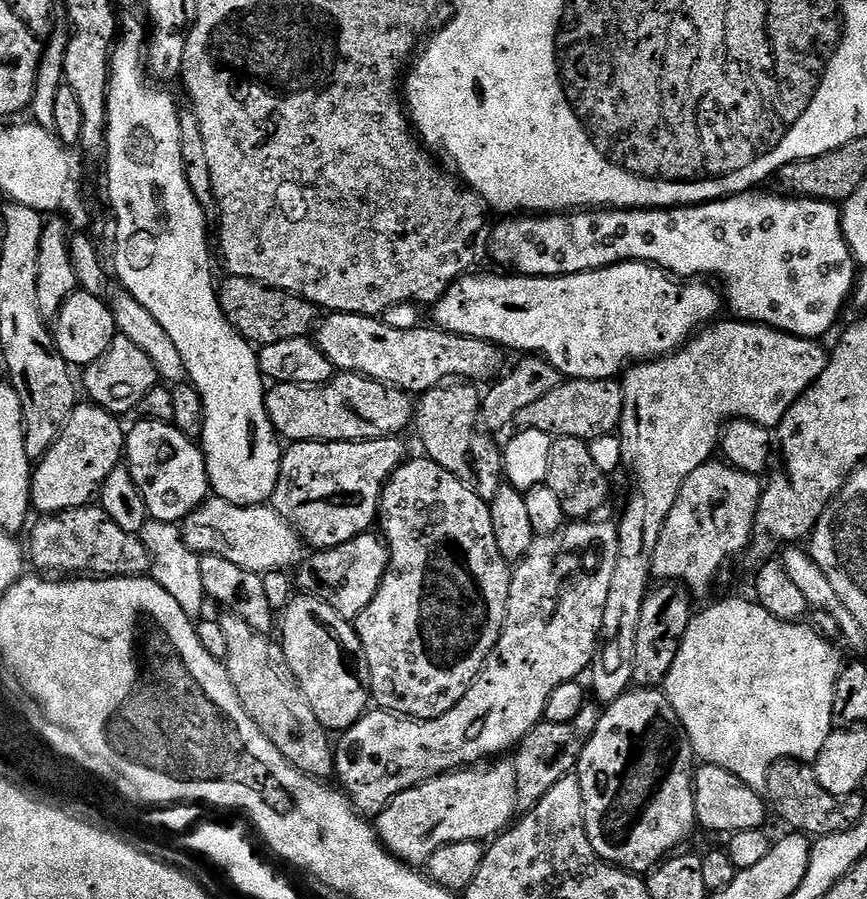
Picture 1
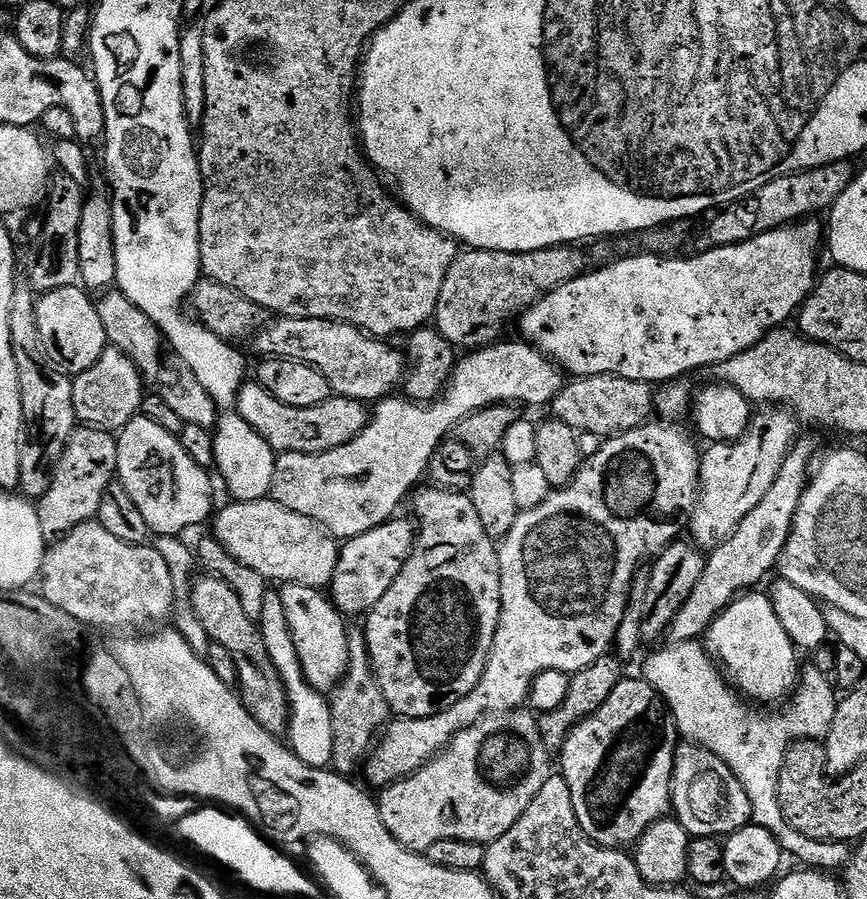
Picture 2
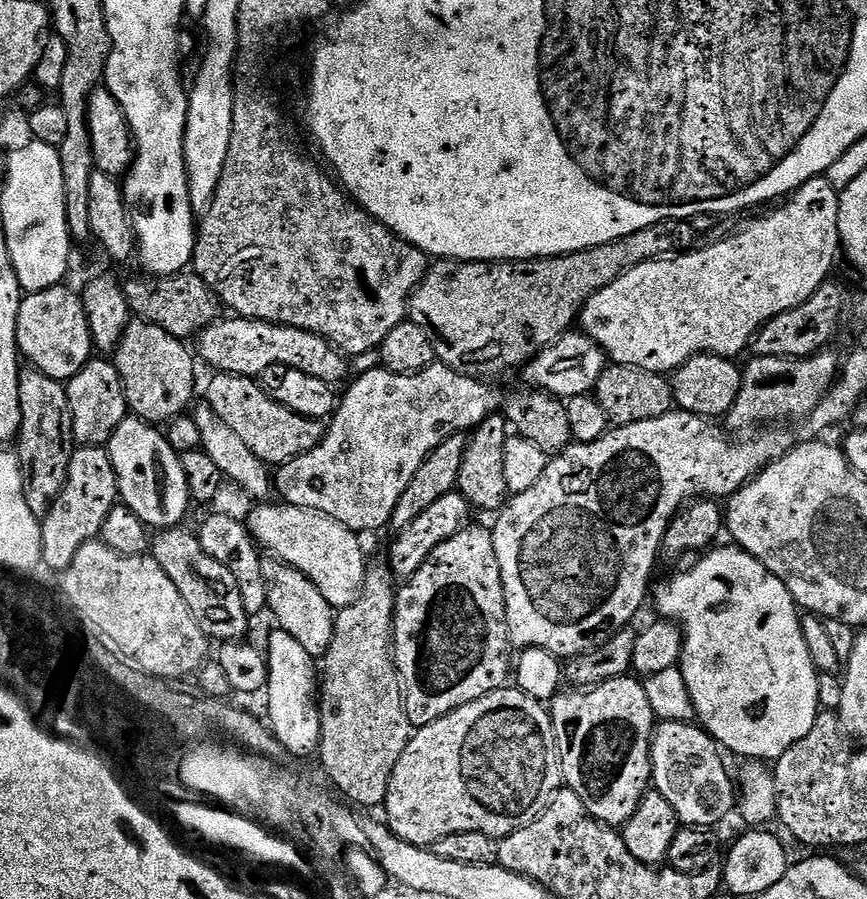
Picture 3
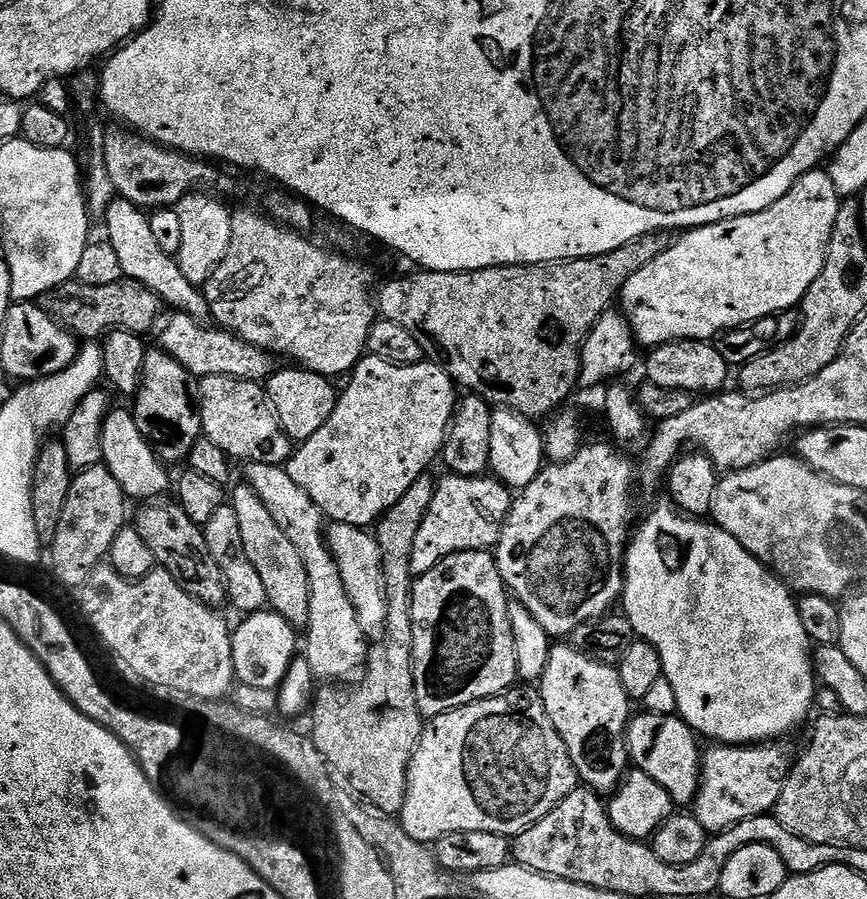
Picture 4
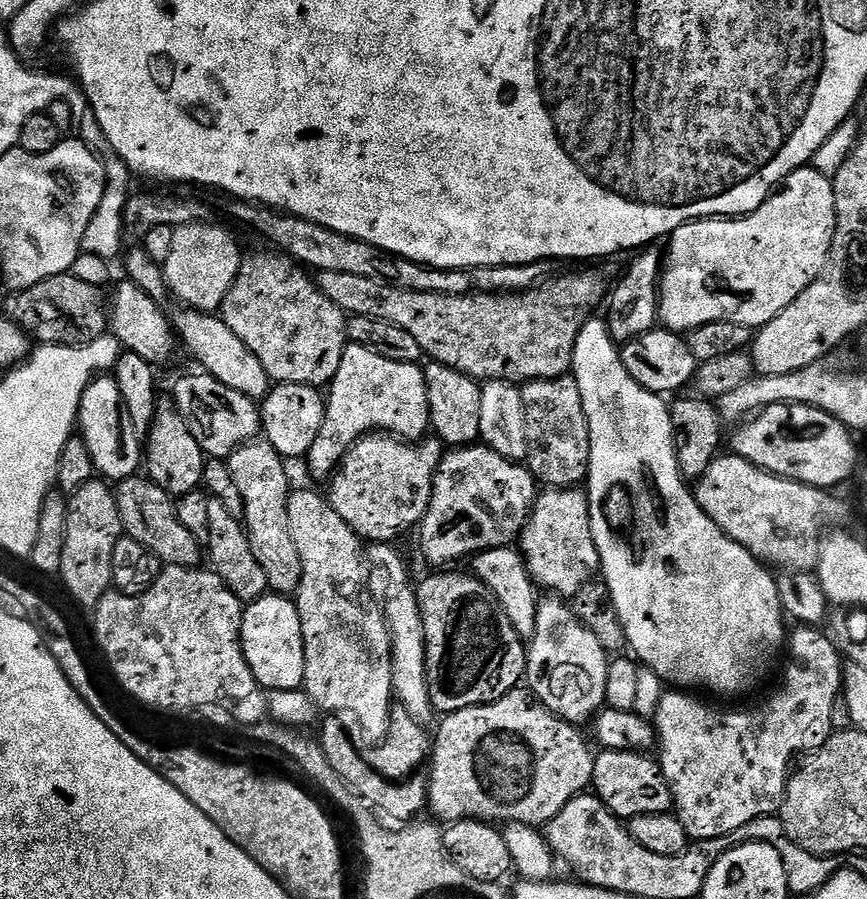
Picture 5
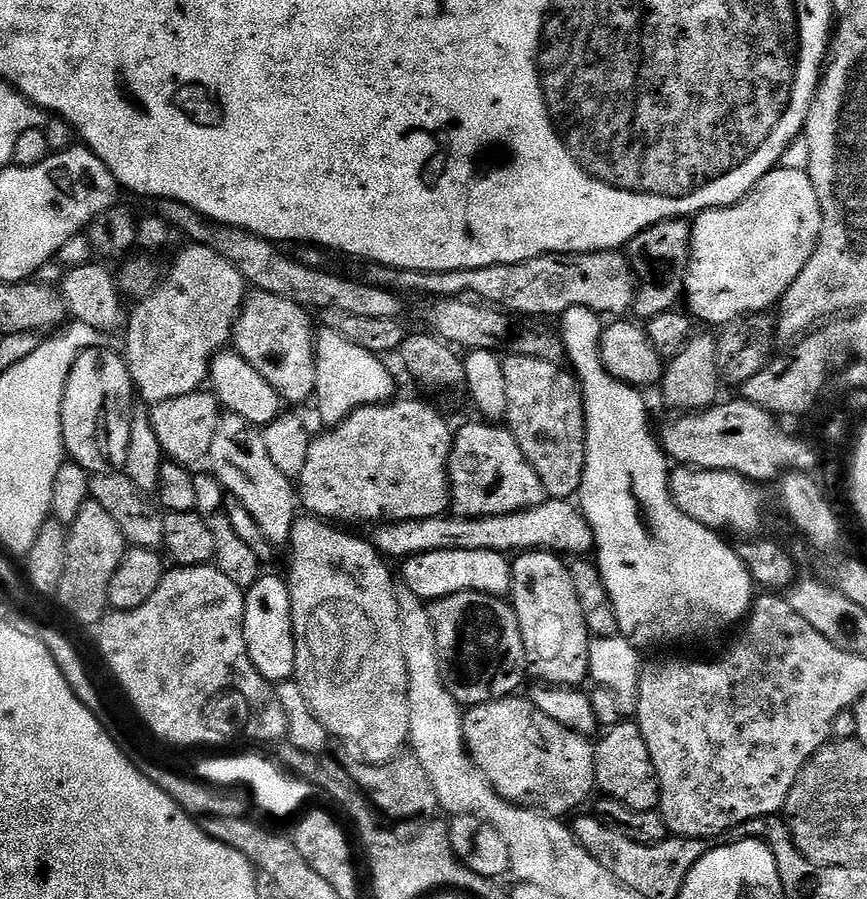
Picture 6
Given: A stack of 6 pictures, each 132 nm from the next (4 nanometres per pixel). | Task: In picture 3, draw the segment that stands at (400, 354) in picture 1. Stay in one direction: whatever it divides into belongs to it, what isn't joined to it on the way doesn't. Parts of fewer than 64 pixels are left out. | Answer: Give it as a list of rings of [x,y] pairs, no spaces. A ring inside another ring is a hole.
[[[233,315],[228,319],[232,320],[227,318],[217,320],[215,324],[205,328],[198,337],[199,359],[216,368],[212,370],[217,373],[260,378],[266,370],[270,370],[270,366],[281,364],[287,368],[302,370],[302,374],[310,374],[310,378],[322,378],[322,382],[333,386],[340,386],[340,383],[343,385],[349,379],[349,361],[344,353],[335,348],[332,341],[318,334],[285,324],[251,320],[245,316]]]

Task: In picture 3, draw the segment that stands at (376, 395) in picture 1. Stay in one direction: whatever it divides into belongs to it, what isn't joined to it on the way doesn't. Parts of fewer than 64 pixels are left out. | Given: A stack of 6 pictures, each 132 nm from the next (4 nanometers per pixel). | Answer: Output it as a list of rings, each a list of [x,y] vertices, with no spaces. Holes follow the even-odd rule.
[[[225,372],[213,375],[208,384],[206,403],[222,418],[230,430],[250,446],[259,460],[269,466],[279,466],[314,450],[324,440],[326,424],[323,420],[311,420],[302,414],[294,414],[286,406],[274,402],[265,394],[263,387],[251,376],[231,376]]]

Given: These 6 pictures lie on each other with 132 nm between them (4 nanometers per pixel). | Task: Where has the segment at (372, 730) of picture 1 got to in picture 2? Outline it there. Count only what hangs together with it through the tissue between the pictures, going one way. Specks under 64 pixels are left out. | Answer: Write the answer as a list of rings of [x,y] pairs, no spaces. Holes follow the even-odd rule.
[[[647,422],[639,428],[630,429],[629,432],[607,437],[603,441],[601,449],[598,450],[598,454],[589,456],[583,461],[575,478],[569,484],[552,490],[541,505],[520,511],[514,522],[514,530],[510,530],[510,534],[506,534],[506,538],[499,541],[498,544],[500,554],[500,621],[496,627],[494,642],[490,646],[486,670],[482,674],[478,686],[474,686],[474,690],[470,690],[470,694],[466,694],[466,698],[462,698],[457,704],[450,706],[447,712],[439,712],[421,720],[393,719],[383,729],[382,735],[377,739],[372,751],[368,753],[362,765],[362,773],[364,772],[365,778],[373,784],[373,786],[371,785],[373,789],[383,790],[403,776],[417,772],[423,764],[428,763],[433,757],[439,756],[441,750],[451,742],[452,737],[457,732],[461,732],[463,728],[469,728],[471,724],[481,720],[485,714],[511,712],[512,709],[521,707],[527,701],[528,691],[532,688],[532,680],[538,678],[538,674],[542,674],[546,670],[558,670],[569,674],[578,670],[586,670],[586,666],[590,666],[590,662],[598,662],[598,658],[609,655],[610,649],[616,643],[618,626],[622,624],[622,614],[628,609],[628,595],[632,593],[632,584],[636,580],[637,572],[641,571],[643,564],[640,563],[644,559],[646,559],[645,561],[649,559],[648,552],[659,554],[677,539],[676,516],[682,515],[683,512],[684,515],[691,513],[700,494],[701,449],[699,447],[696,449],[695,442],[679,428],[681,426],[679,423],[668,422],[664,424]]]

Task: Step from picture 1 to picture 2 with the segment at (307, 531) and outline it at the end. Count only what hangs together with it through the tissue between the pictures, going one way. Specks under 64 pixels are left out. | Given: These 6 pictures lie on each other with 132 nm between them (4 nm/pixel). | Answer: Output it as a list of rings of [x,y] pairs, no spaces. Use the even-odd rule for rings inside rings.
[[[497,342],[461,355],[456,361],[456,369],[452,372],[452,377],[444,386],[444,391],[432,400],[417,402],[403,395],[393,394],[379,401],[371,409],[368,425],[353,440],[334,450],[318,454],[279,453],[274,466],[271,499],[318,522],[340,542],[354,538],[358,534],[366,534],[366,530],[374,530],[374,526],[393,519],[399,513],[396,511],[399,510],[400,503],[404,499],[405,503],[413,489],[425,479],[428,463],[432,461],[432,456],[442,442],[442,438],[453,426],[462,422],[462,418],[488,408],[492,404],[548,406],[563,390],[566,376],[555,360],[551,360],[527,342],[504,343]]]

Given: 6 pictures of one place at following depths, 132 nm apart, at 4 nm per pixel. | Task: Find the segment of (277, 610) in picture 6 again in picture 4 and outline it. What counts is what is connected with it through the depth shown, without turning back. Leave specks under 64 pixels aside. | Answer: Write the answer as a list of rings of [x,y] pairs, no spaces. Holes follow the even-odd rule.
[[[271,610],[245,615],[240,625],[235,625],[232,634],[232,657],[237,681],[259,689],[279,689],[286,678],[288,667],[298,656],[297,629]]]

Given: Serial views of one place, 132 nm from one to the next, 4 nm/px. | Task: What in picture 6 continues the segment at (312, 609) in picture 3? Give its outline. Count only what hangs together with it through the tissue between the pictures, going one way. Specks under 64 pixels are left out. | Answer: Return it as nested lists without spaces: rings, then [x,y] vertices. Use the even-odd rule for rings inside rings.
[[[225,415],[214,434],[206,460],[212,463],[211,475],[216,477],[227,495],[238,498],[238,502],[250,510],[250,518],[258,522],[268,541],[277,546],[287,545],[298,518],[298,492],[293,481],[274,466],[266,450],[263,431],[242,417]]]

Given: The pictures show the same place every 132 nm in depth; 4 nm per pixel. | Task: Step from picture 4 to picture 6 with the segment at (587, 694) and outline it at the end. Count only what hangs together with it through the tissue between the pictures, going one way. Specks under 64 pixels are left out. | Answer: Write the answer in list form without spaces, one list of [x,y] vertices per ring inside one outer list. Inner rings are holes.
[[[547,550],[521,552],[511,561],[512,590],[510,603],[516,612],[518,626],[522,630],[522,642],[528,659],[527,667],[537,681],[575,689],[583,680],[589,679],[590,633],[586,618],[582,618],[582,606],[578,606],[578,594],[574,590],[574,578],[570,578],[568,564],[557,553]]]

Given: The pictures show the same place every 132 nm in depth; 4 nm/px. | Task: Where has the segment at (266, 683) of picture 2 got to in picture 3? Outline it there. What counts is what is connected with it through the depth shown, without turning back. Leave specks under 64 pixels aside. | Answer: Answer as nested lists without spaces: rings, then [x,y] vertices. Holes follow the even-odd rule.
[[[177,526],[157,531],[150,544],[150,555],[162,570],[166,570],[170,582],[178,586],[182,602],[190,606],[194,622],[198,622],[208,637],[216,642],[243,641],[247,637],[244,635],[248,632],[250,617],[246,606],[242,606],[242,590],[238,590],[238,582],[234,582],[234,574],[230,574],[222,562],[214,562],[214,558],[202,550],[199,535],[186,529]]]

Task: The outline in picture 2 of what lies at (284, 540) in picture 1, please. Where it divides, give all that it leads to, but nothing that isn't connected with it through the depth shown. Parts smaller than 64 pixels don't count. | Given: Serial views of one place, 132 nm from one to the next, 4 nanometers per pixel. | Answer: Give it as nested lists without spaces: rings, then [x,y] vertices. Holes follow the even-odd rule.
[[[265,498],[262,500],[238,500],[228,502],[224,509],[217,511],[216,532],[214,538],[234,558],[246,566],[250,566],[258,574],[262,574],[265,580],[275,582],[280,580],[281,585],[297,584],[298,586],[310,586],[311,588],[327,589],[334,578],[334,566],[338,566],[340,557],[340,544],[336,537],[331,536],[318,522],[282,506],[277,500]]]

